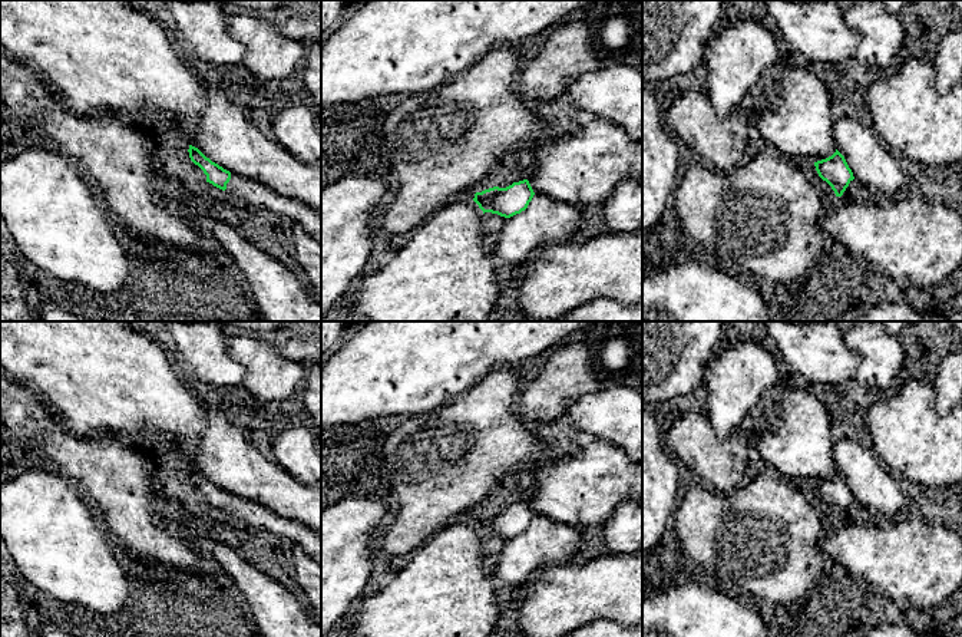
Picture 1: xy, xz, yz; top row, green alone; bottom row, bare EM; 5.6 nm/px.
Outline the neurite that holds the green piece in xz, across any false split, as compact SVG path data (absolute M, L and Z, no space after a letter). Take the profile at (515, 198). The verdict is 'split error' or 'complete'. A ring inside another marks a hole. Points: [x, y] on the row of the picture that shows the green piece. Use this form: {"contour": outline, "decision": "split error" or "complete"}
{"contour": "M528 179L513 182L506 188L493 187L476 192L473 201L485 212L510 218L525 211L535 192Z", "decision": "complete"}

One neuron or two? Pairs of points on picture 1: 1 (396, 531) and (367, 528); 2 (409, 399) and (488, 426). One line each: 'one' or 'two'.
1: two
2: two

